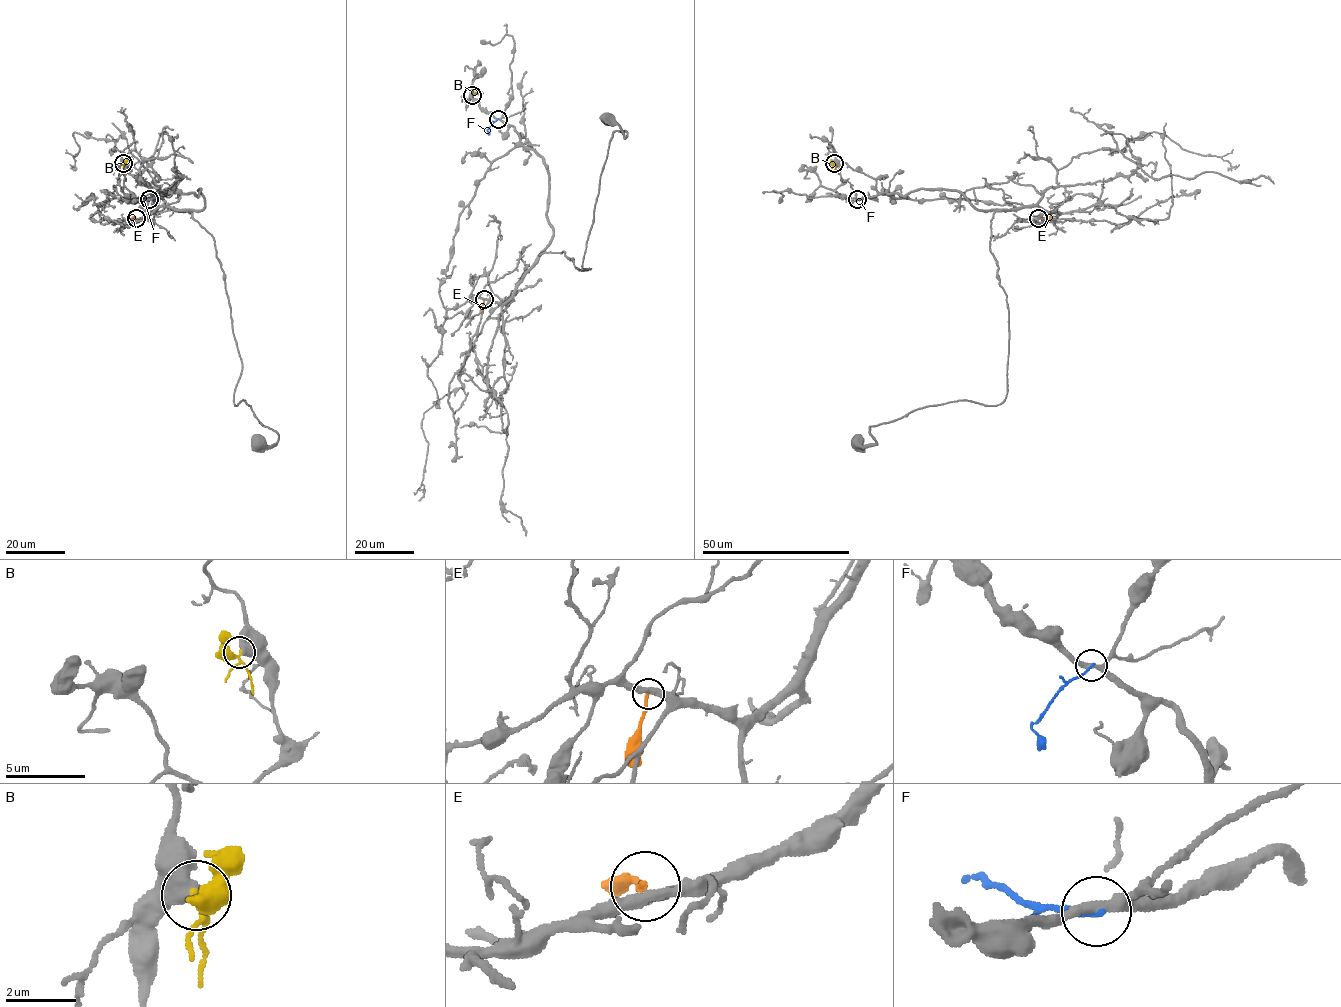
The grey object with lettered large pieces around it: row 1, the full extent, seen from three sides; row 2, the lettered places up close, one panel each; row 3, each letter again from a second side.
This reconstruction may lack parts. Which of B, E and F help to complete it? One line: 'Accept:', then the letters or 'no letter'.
Accept: no letter

